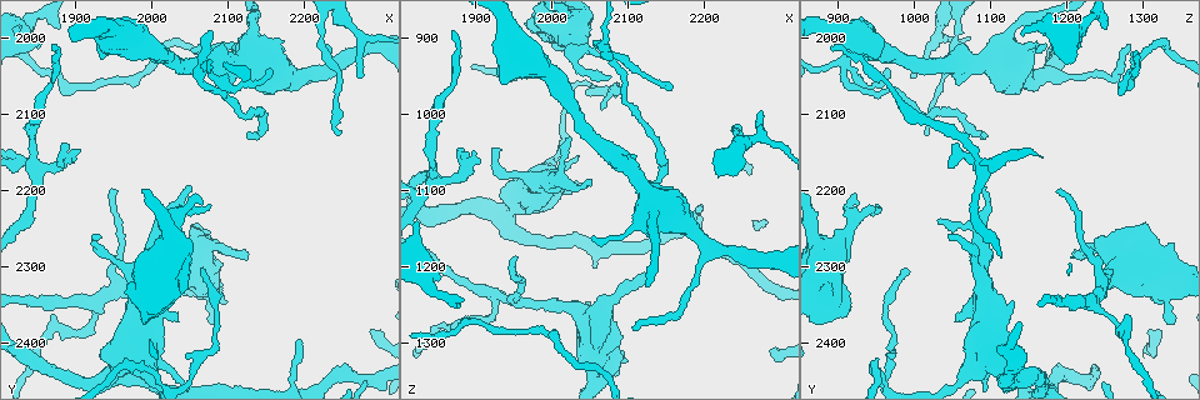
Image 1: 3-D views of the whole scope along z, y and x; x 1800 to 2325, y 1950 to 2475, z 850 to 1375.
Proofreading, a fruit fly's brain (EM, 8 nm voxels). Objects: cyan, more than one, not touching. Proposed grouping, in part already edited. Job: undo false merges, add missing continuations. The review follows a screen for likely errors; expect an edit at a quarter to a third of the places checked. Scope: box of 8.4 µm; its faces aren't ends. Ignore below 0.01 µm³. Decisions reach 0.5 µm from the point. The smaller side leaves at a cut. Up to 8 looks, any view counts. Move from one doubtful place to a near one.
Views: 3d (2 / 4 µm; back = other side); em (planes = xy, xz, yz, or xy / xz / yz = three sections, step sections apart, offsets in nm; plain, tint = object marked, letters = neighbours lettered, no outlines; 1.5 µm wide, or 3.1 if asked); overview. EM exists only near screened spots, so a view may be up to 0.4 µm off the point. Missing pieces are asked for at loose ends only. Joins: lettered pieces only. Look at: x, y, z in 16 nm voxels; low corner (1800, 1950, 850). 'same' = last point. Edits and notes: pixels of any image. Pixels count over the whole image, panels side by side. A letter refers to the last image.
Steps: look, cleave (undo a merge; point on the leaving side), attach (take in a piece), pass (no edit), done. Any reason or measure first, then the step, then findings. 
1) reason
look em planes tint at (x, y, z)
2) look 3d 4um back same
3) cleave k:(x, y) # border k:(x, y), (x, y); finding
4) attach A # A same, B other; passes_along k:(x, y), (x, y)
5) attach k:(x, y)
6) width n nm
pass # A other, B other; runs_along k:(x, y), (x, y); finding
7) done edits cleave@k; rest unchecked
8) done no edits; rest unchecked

look 3d 2um at (2065, 2215, 925)

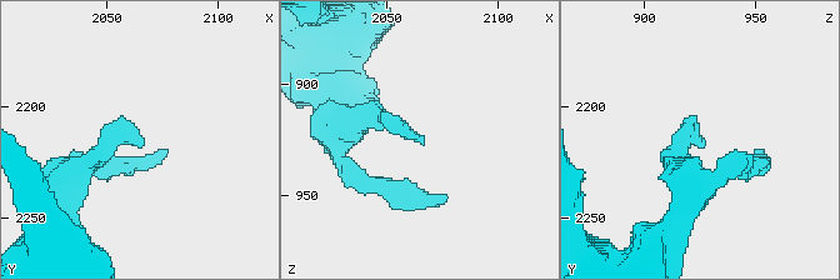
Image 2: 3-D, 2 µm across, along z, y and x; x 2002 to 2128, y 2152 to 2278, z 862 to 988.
look em xz step 8 tint at (2065, 2218, 927)

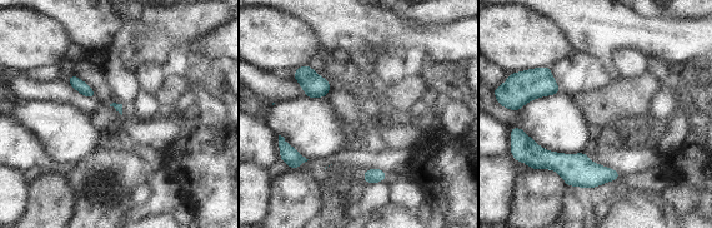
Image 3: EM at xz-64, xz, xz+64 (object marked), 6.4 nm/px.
another direction
look em yz step 8 letters same

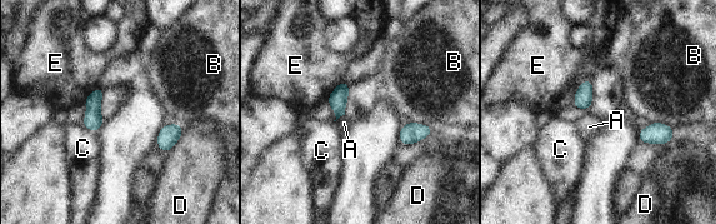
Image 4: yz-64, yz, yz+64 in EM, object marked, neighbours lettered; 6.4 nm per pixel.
pass # A other, B other, C other, D other, E other; border 4:(344, 114), (335, 120); none of them fits

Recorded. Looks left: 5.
thin end
look em yz step 8 tint at (2125, 2125, 1090)

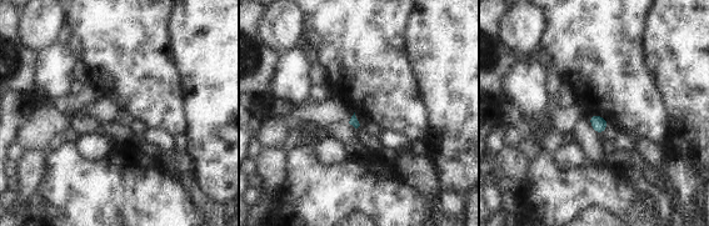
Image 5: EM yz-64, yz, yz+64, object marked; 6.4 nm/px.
cut it another way
look em planes letters same

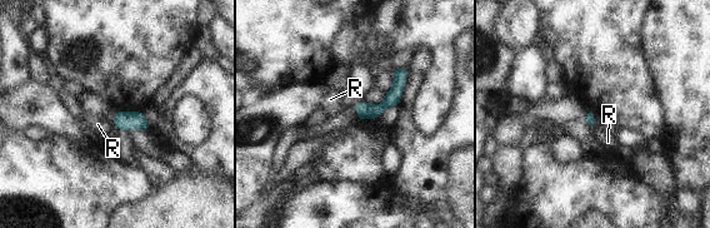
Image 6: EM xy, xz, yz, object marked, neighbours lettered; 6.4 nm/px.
longest_contact R 60 nm
pass # R other; runs_along 6:(404, 70), (394, 95), (360, 117); no lettered piece goes on from it

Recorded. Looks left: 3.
a fork
look em planes letters at (2065, 2040, 910)

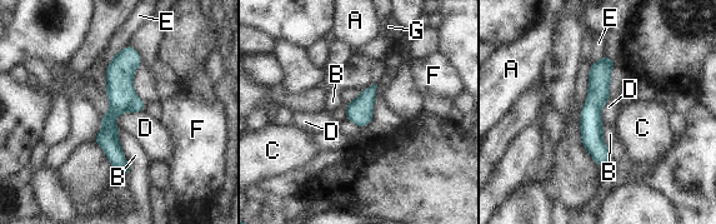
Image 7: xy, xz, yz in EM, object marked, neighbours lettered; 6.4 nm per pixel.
pass # A other, B other, C other, D other, E other, F other, G other; all the same neuron

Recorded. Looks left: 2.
done no edits; rest unchecked

